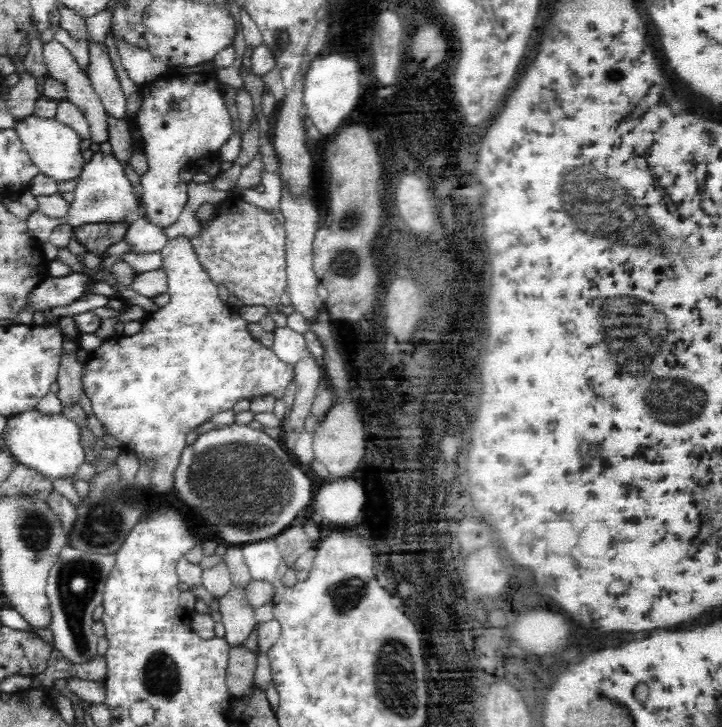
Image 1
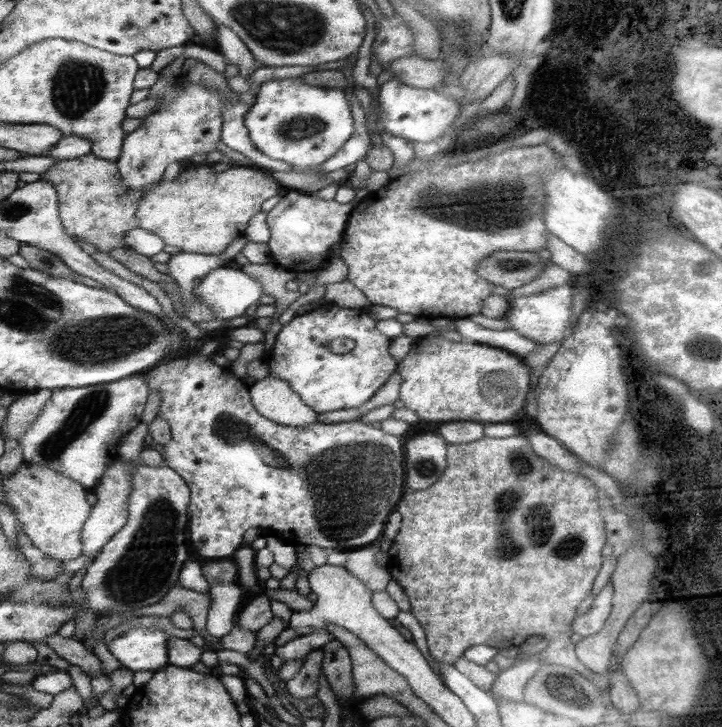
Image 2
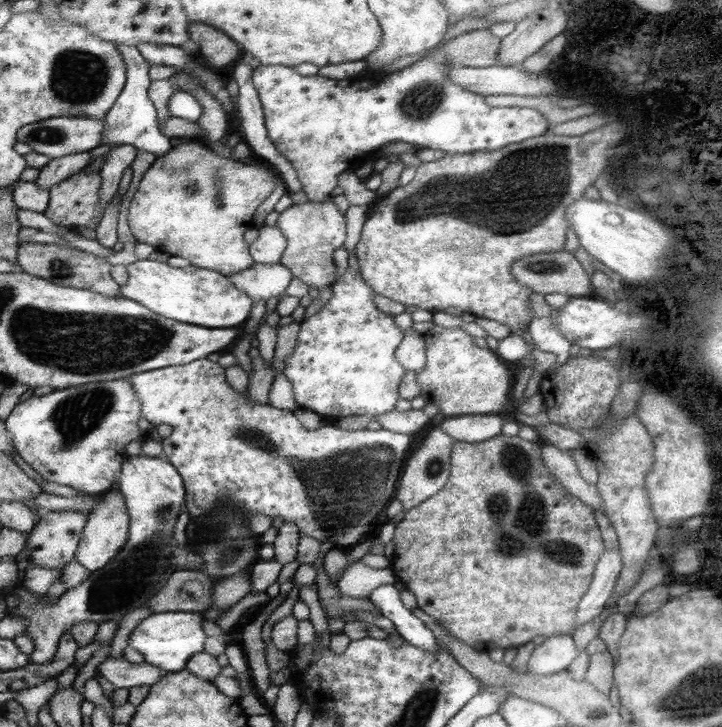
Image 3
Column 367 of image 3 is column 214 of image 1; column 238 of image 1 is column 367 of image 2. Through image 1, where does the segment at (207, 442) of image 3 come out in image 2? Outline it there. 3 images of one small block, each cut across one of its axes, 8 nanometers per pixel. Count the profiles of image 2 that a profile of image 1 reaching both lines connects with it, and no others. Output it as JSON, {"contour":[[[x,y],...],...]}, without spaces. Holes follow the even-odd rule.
{"contour":[[[215,332],[210,333],[209,337],[199,346],[194,355],[186,357],[179,356],[161,362],[144,372],[144,378],[150,385],[150,390],[162,392],[162,404],[160,405],[158,415],[169,420],[171,426],[172,440],[164,446],[166,458],[164,465],[172,467],[176,474],[180,474],[189,483],[192,493],[192,502],[190,505],[190,542],[193,542],[196,556],[202,560],[225,560],[244,546],[242,538],[248,528],[257,528],[264,533],[275,533],[284,544],[296,547],[297,545],[320,546],[320,548],[334,548],[338,552],[353,551],[361,549],[367,545],[374,544],[382,536],[384,524],[392,510],[396,508],[404,492],[404,442],[398,435],[391,435],[387,431],[372,427],[359,420],[345,423],[309,424],[306,428],[296,428],[294,426],[282,426],[281,423],[274,422],[262,415],[253,404],[250,404],[248,396],[248,386],[236,380],[228,372],[228,368],[220,368],[210,358],[218,352],[220,340],[216,337]]]}

